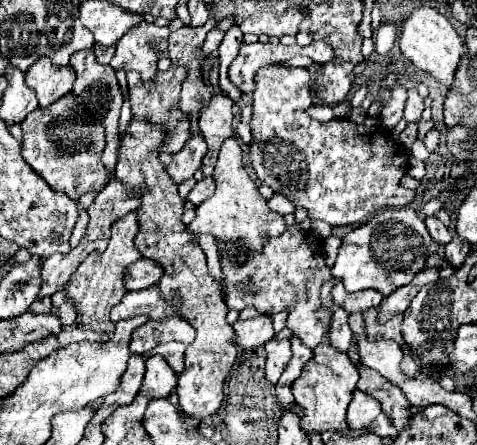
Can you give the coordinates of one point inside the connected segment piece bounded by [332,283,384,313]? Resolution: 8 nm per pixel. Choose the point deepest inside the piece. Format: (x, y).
(361, 300)

